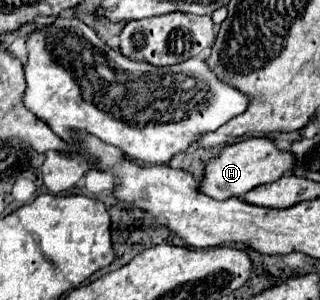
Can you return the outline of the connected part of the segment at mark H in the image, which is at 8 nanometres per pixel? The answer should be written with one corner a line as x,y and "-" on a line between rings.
252,137
246,141
238,141
234,145
226,145
214,159
210,159
204,167
204,177
200,181
200,193
212,199
230,199
242,197
250,189
272,183
292,171
292,155
288,151
276,149
274,141
266,137

